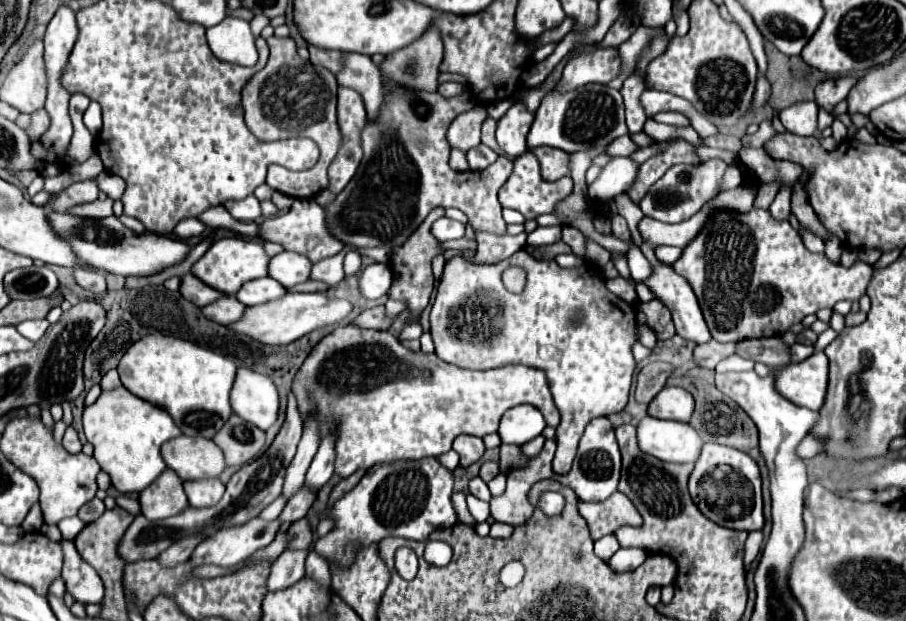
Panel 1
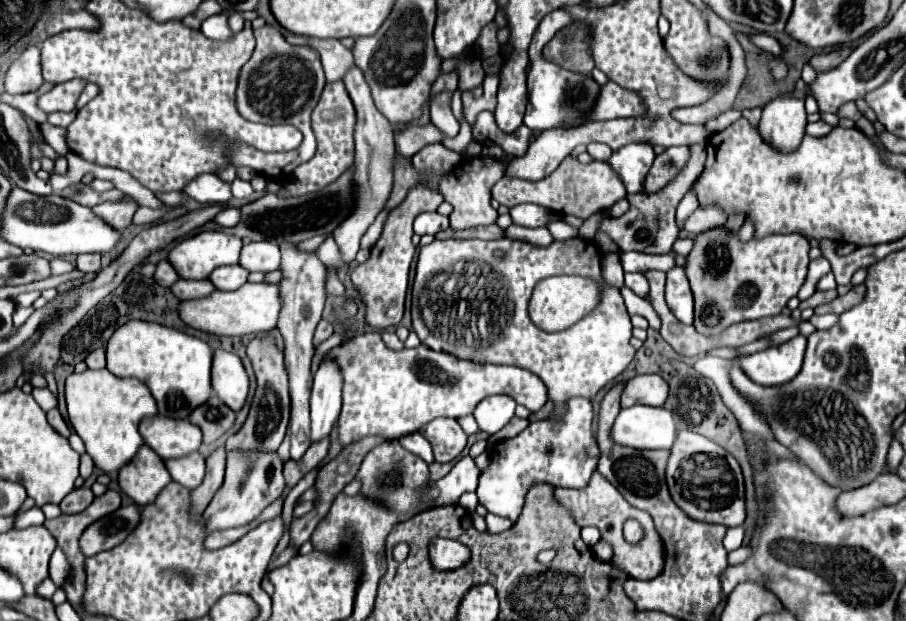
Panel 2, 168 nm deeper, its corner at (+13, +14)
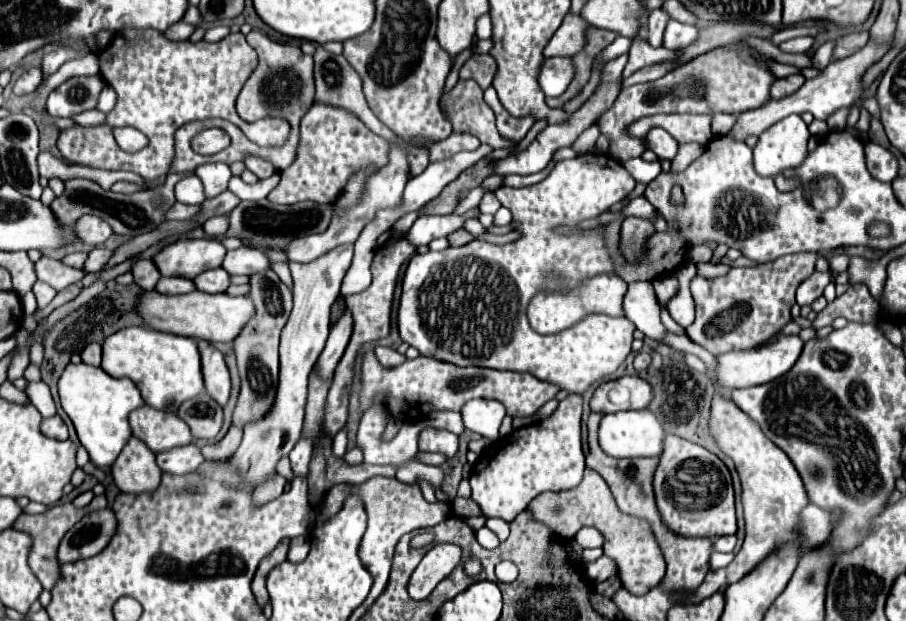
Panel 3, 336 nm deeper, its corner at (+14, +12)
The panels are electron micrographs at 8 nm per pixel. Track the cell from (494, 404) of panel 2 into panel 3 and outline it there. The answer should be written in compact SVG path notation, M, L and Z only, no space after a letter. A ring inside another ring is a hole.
M473 400L467 402L467 406L461 410L465 428L471 432L477 432L491 442L499 438L499 426L505 418L505 406L497 400Z

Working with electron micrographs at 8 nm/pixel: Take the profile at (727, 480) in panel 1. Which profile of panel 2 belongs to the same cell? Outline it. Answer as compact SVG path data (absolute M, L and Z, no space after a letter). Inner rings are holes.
M690 430L678 432L674 448L670 448L670 458L666 466L666 484L672 500L692 520L708 524L724 524L726 528L730 528L740 526L746 518L744 480L738 462L716 442L696 432Z

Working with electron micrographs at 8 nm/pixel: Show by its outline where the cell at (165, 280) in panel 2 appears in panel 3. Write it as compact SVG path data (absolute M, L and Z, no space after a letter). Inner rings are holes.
M137 260L131 272L135 276L135 282L143 290L155 290L155 286L157 286L157 282L161 278L161 272L157 270L157 266L155 266L153 260Z

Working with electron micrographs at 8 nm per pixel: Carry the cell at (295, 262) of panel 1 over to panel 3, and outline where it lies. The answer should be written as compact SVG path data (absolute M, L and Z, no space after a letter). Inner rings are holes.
M241 246L237 250L229 250L223 262L223 268L229 274L247 274L253 276L257 272L263 272L271 266L269 258L265 252L249 246Z

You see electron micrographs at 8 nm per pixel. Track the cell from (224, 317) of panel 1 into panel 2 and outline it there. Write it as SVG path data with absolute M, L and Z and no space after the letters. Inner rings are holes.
M178 280L170 286L170 290L174 292L174 296L178 296L178 300L192 300L192 298L204 298L208 294L212 294L216 288L210 284L210 280Z

